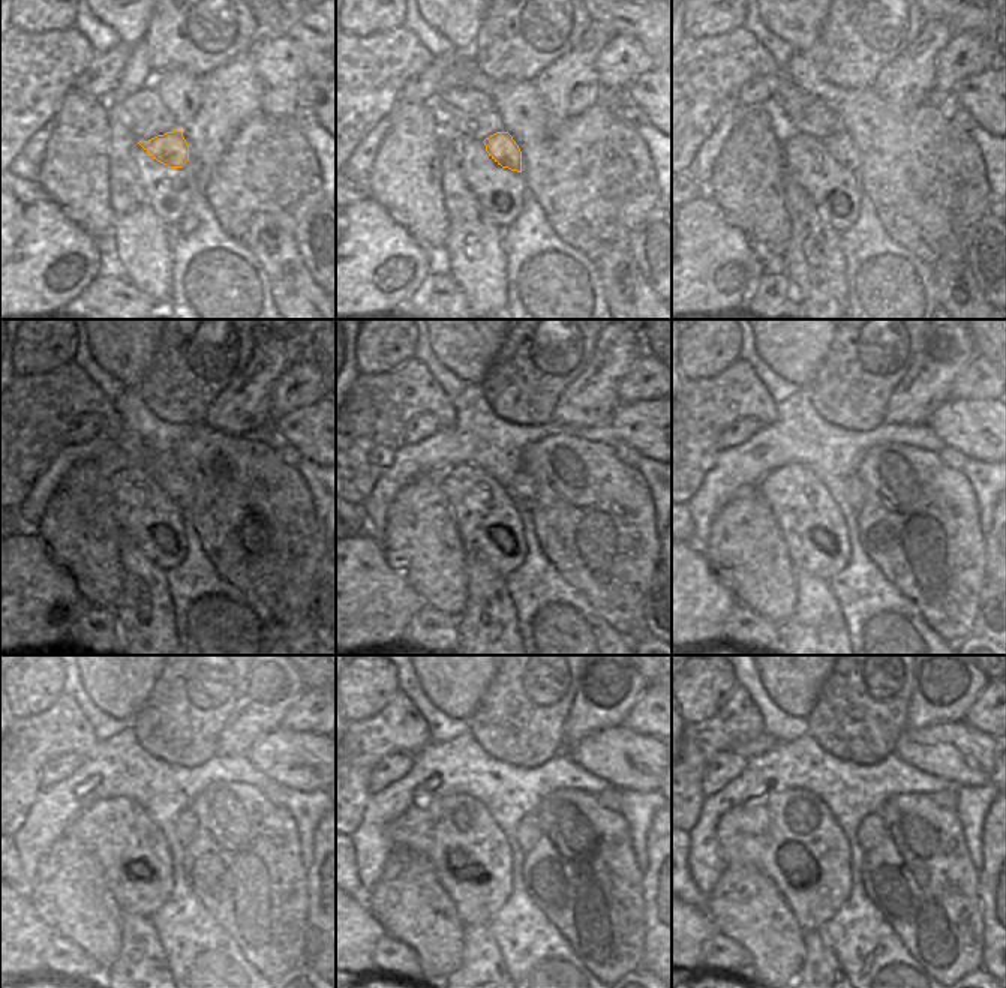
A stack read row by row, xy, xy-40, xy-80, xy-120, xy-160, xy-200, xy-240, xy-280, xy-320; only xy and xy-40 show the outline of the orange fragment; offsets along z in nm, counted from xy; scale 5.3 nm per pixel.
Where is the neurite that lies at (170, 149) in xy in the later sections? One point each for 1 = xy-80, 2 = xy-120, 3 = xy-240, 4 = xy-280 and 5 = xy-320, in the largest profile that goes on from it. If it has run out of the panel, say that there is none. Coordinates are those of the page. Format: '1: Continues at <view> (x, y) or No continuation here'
1: Continues at xy-80 (840, 146)
2: Continues at xy-120 (174, 483)
3: Continues at xy-240 (186, 822)
4: Continues at xy-280 (528, 831)
5: Continues at xy-320 (871, 828)

